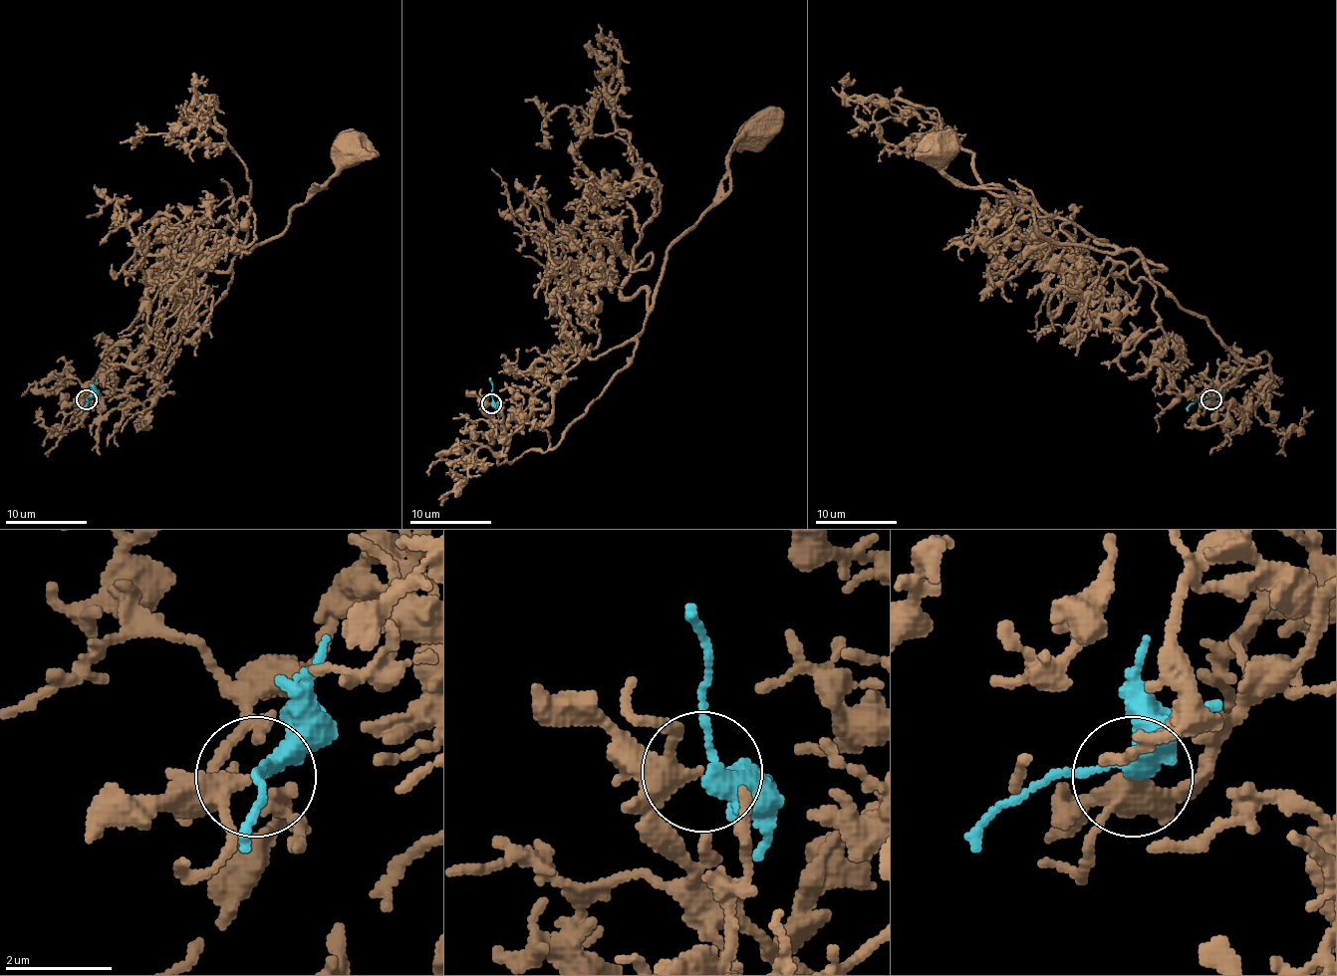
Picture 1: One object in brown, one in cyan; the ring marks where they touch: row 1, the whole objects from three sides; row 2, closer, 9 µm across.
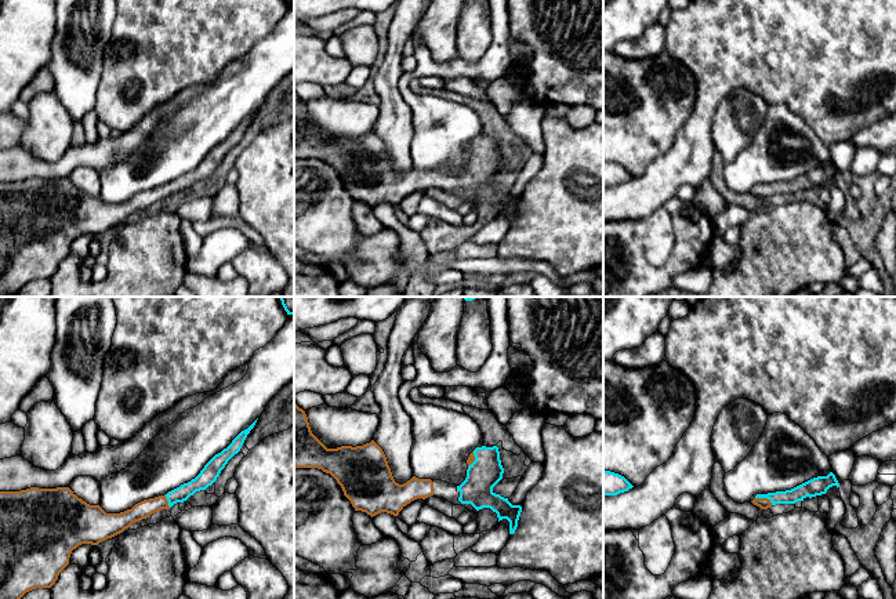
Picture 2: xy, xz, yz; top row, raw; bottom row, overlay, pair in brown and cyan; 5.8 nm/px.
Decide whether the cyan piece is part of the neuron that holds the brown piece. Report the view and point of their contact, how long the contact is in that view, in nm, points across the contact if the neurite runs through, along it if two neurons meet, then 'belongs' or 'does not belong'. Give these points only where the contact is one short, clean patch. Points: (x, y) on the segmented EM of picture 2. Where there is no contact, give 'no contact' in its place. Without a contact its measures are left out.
meets brown in yz at (764, 498); contact 110 nm long; runs through yz (762, 503), (764, 498), (791, 497), (804, 490); belongs

